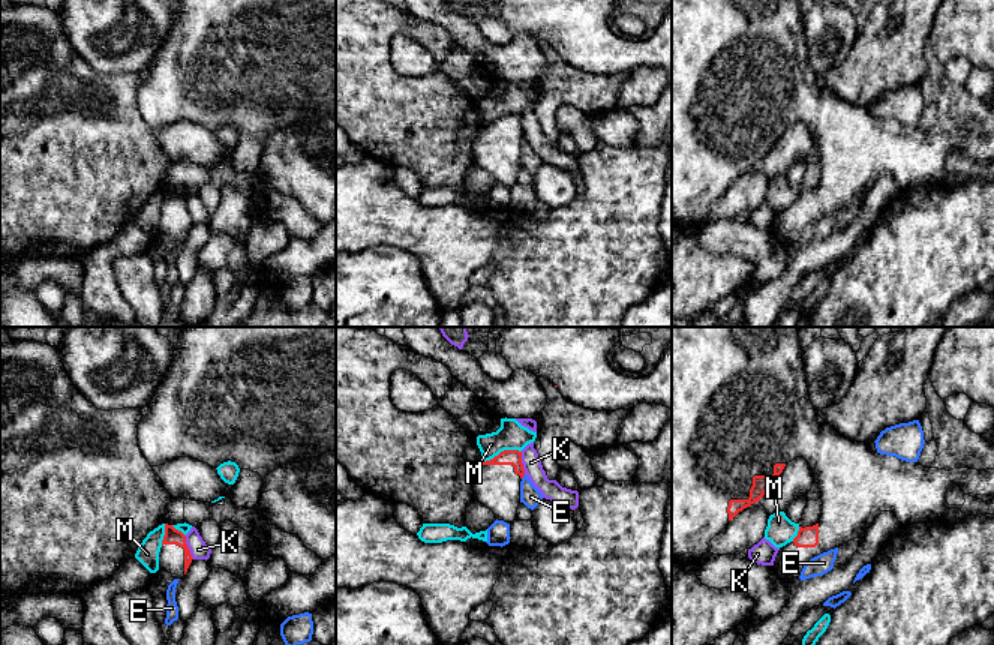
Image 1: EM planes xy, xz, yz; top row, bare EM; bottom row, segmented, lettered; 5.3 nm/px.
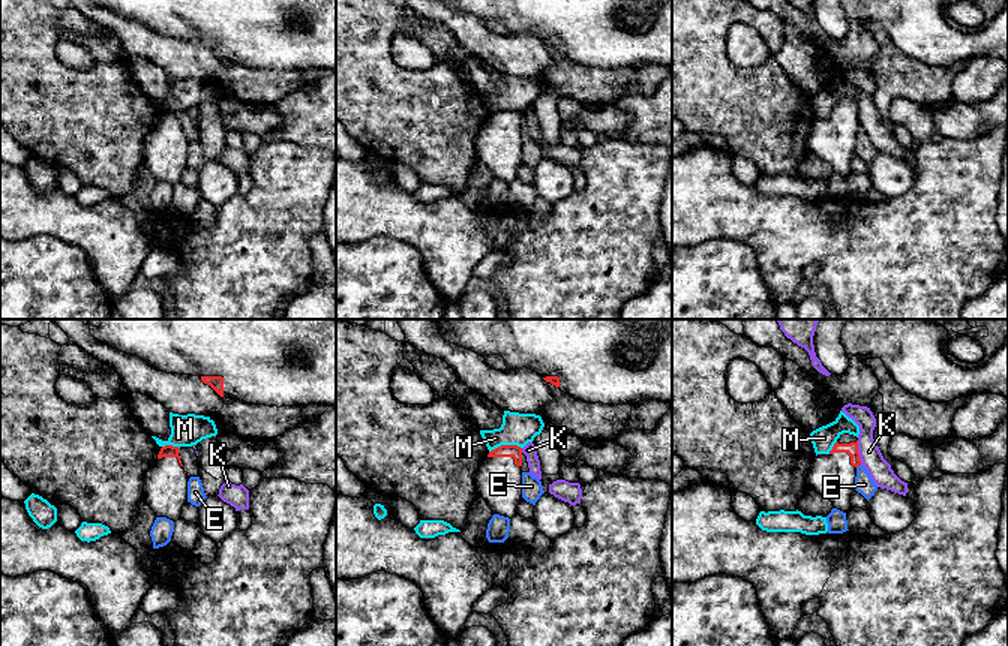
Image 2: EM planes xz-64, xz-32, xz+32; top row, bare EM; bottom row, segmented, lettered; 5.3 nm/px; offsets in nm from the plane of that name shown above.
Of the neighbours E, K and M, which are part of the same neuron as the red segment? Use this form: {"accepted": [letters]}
{"accepted": []}

